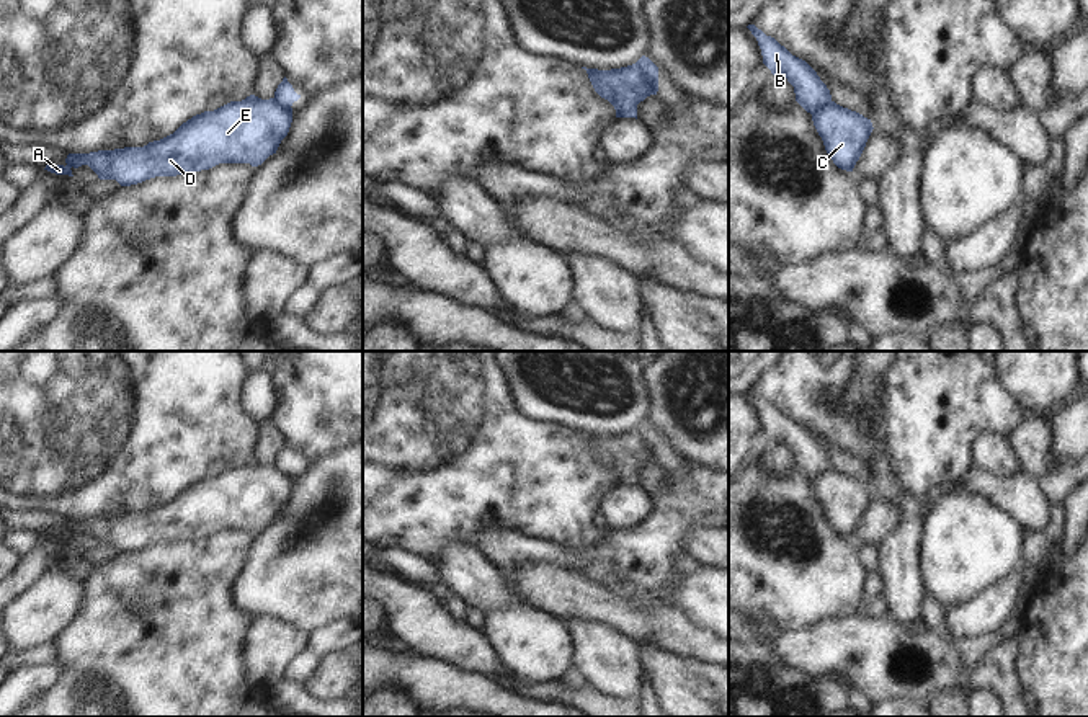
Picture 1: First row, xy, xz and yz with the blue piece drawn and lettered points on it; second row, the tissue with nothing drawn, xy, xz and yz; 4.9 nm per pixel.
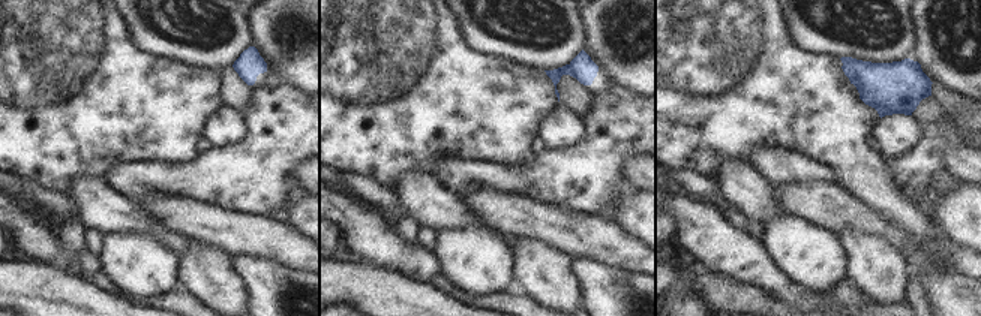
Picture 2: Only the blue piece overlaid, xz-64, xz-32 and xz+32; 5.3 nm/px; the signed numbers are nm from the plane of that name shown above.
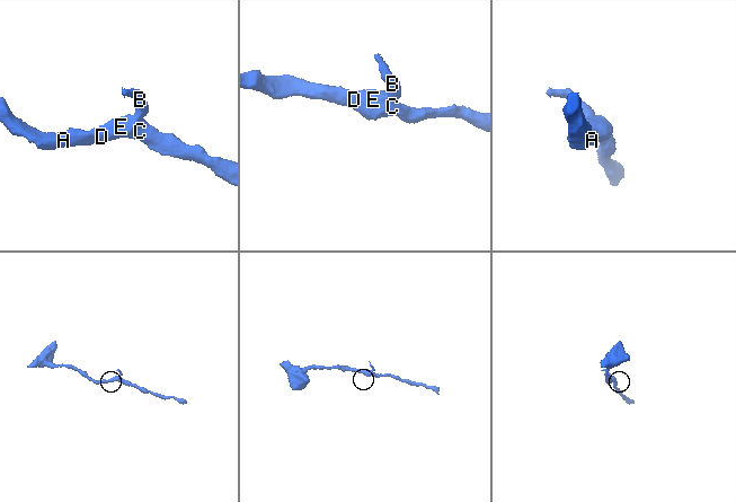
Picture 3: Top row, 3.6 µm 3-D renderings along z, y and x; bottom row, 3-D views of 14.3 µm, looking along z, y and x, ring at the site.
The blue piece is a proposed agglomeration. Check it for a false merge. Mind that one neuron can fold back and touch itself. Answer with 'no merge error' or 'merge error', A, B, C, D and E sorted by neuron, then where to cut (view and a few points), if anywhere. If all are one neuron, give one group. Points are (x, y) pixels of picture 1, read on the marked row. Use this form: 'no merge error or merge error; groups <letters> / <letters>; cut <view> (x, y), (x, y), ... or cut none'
merge error; groups A C D E / B; cut xz (634, 64), (657, 82)

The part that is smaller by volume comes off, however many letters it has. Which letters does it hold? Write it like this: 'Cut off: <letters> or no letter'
Cut off: B

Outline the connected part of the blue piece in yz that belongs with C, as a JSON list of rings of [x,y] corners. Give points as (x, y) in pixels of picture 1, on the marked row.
[[[827,101],[815,108],[812,121],[833,163],[853,171],[874,129],[871,119]]]

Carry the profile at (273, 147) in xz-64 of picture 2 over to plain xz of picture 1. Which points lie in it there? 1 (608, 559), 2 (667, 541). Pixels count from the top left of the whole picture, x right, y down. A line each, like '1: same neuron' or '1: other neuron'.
1: same neuron
2: same neuron

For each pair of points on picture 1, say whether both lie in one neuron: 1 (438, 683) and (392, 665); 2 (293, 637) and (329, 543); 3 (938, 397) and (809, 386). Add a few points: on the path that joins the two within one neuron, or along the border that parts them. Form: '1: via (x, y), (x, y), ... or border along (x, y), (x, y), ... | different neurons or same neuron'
1: via (427, 678), (404, 670) | same neuron
2: border along (260, 614), (285, 619), (307, 632) | different neurons
3: via (904, 431), (886, 440), (856, 440), (837, 420) | same neuron

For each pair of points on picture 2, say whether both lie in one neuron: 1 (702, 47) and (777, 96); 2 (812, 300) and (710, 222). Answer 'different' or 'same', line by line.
1: same
2: same

